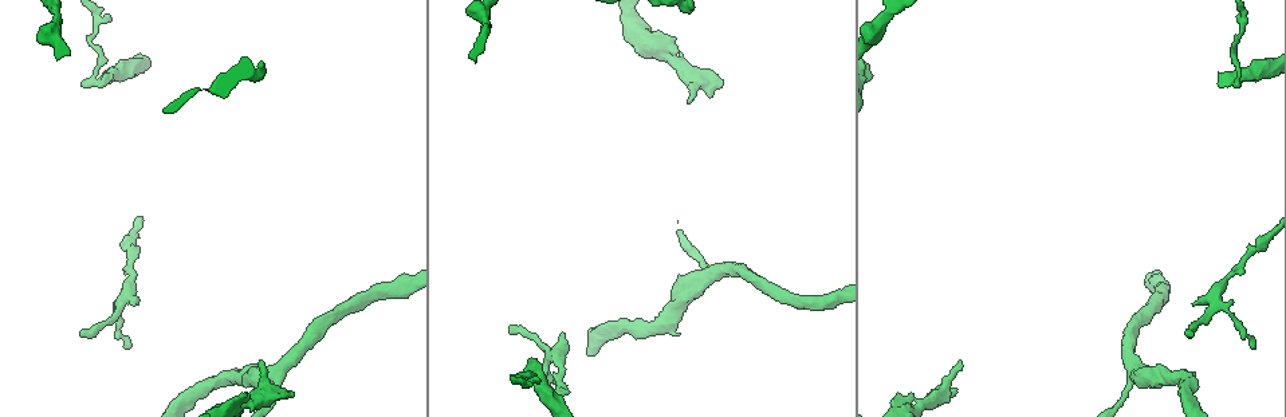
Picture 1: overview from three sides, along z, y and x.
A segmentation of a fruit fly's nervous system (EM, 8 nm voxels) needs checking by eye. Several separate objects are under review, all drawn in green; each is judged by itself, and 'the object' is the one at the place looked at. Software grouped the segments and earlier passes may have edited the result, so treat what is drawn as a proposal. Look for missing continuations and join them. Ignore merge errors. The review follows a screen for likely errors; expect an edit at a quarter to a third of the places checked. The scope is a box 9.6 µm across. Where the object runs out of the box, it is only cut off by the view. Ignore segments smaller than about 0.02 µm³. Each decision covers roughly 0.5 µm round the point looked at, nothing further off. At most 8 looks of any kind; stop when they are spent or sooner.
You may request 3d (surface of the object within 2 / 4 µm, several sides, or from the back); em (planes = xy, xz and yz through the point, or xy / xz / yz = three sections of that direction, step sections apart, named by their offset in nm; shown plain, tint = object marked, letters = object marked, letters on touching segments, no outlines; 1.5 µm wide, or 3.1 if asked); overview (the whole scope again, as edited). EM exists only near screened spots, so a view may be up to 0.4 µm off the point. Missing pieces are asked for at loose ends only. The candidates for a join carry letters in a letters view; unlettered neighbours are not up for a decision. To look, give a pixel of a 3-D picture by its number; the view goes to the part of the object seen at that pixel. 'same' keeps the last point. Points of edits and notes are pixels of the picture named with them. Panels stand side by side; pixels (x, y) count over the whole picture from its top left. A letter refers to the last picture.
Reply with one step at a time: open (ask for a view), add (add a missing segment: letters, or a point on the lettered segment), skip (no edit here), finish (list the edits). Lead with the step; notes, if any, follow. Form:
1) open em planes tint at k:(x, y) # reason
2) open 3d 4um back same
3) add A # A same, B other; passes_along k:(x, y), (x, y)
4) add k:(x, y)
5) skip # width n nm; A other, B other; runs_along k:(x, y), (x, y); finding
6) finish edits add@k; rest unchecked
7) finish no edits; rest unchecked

open em yz step 8 plain at 1:(690, 103) # an open end

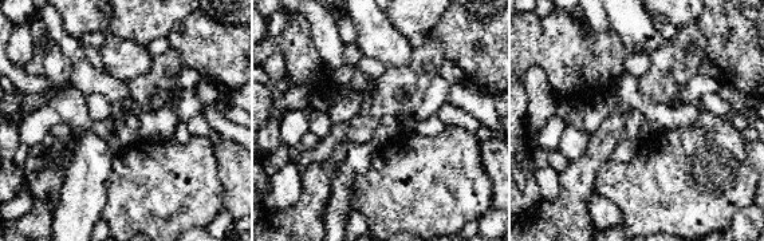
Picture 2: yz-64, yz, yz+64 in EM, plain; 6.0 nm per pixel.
open em yz step 8 letters same

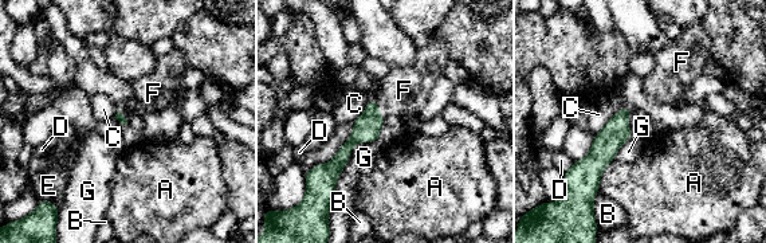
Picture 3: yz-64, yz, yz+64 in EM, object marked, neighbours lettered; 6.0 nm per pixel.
add F # A other, B other, C other, D other, E other, F same, G other; passes_along 3:(366, 128), (377, 109), (404, 90); the neuron continues

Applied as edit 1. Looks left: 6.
open overview # redraw

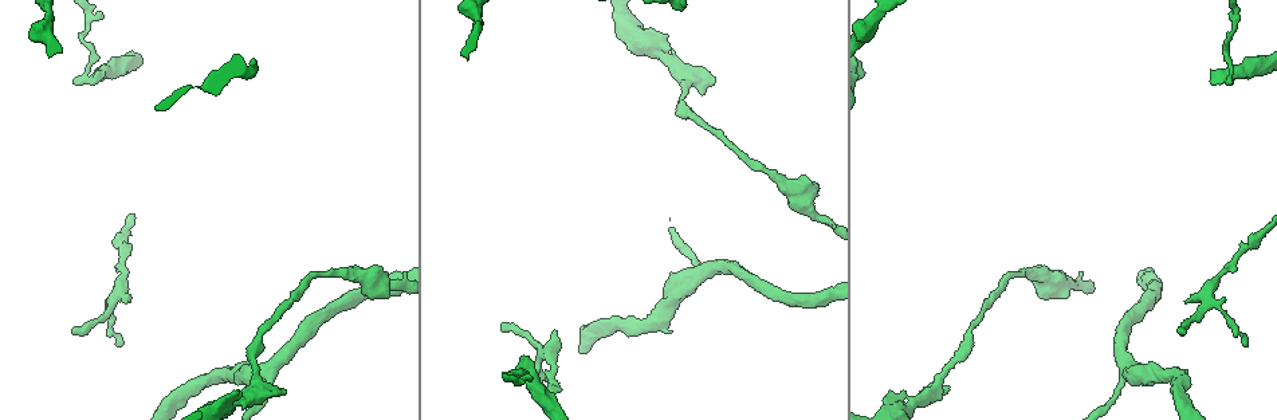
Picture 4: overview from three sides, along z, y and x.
open em planes tint at 4:(1186, 304) # branch stops here

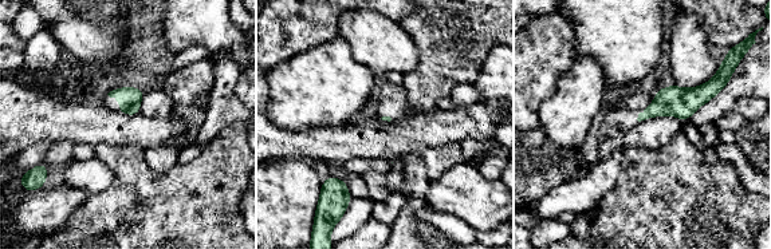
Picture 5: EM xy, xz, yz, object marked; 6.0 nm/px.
open em planes letters same # see the neighbours

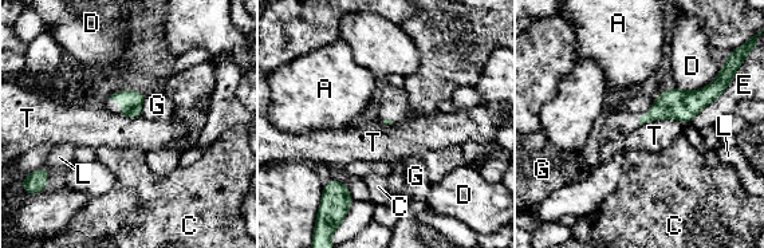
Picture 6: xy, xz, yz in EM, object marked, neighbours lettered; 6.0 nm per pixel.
skip # A other, C other, D other, E other, G other, L other, T other; border 6:(681, 122), (656, 118), (644, 124); none of them fits

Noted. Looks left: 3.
open 3d 4um at 4:(519, 357) # free end

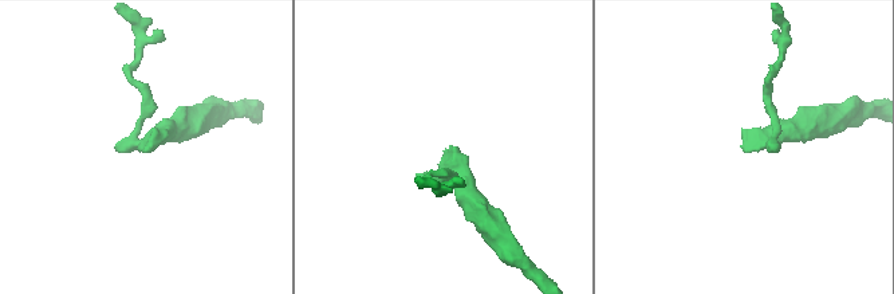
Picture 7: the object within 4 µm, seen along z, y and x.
open em xy step 4 tint at 7:(746, 149) # now the EM

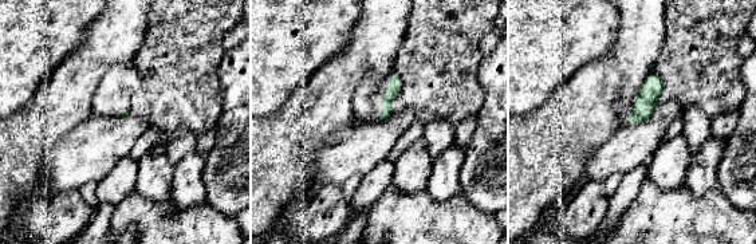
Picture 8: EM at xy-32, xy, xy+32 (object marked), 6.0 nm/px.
open em planes letters same # cut it another way

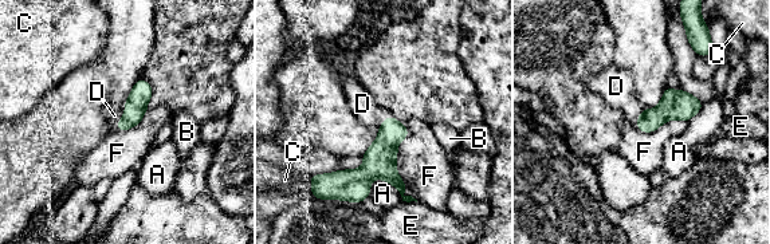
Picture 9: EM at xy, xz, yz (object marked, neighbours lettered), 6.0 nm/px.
add D # A other, B other, C other, D same, E other, F other; it goes on there

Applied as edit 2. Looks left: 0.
finish edits add@3, add@9; rest unchecked

